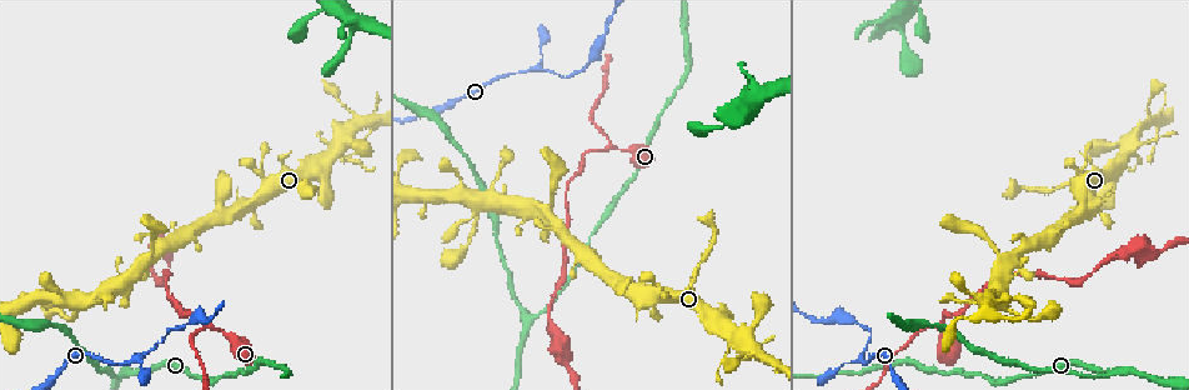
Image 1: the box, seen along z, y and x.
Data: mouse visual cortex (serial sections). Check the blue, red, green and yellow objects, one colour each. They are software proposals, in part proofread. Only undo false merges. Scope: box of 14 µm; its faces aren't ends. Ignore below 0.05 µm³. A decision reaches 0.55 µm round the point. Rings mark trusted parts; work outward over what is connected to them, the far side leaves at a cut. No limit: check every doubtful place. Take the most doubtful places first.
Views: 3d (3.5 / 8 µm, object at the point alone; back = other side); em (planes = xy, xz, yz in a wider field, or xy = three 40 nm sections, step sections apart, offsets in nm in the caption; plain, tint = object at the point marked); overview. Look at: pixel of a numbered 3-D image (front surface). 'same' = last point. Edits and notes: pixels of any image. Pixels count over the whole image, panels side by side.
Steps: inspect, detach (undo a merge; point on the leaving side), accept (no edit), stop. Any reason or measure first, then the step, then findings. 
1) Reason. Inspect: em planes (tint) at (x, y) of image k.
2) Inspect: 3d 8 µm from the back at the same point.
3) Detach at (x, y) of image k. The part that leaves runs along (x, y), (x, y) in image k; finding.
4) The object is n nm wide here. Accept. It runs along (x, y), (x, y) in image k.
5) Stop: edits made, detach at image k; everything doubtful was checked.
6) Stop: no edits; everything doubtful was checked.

Branch point. Inspect: 3d 3.5 µm at (610, 148) of image 1.

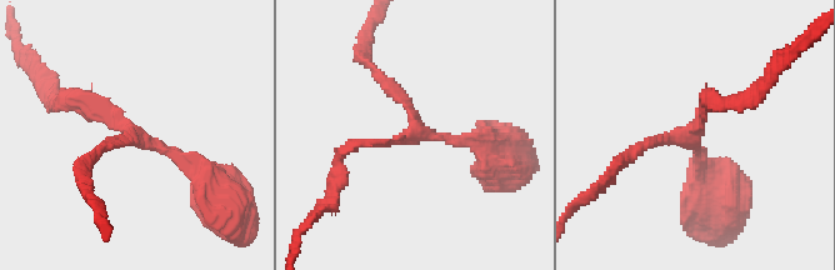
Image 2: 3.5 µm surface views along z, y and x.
3 arms meet here; the arms are 150, 150, 200 nm wide. Inspect: em xy step 2 (tint) at (415, 136) of image 2.

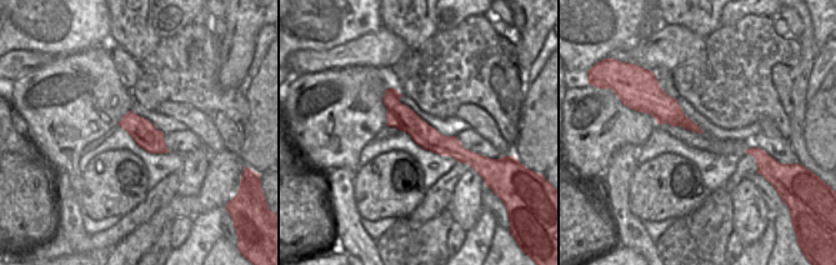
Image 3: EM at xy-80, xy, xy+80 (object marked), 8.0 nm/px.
Inspect: em xy step 5 (tint) at the same point.

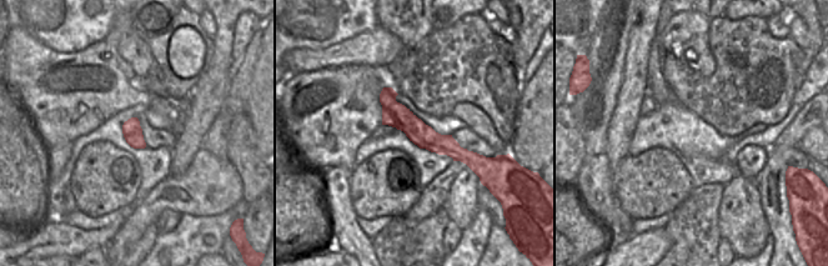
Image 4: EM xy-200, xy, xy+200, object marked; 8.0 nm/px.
Accept. It runs along (205, 175), (86, 99), (68, 99) in image 2; continuous, no second cell.

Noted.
Abrupt turn. Inspect: 3d 8 µm at (137, 358) of image 1.

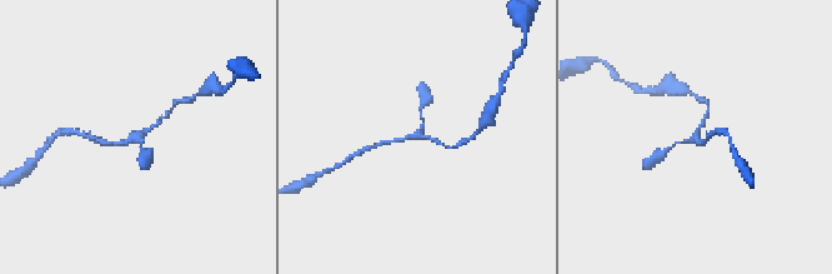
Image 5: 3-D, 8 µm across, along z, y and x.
Zoom in. Inspect: 3d 3.5 µm at (696, 134) of image 5.

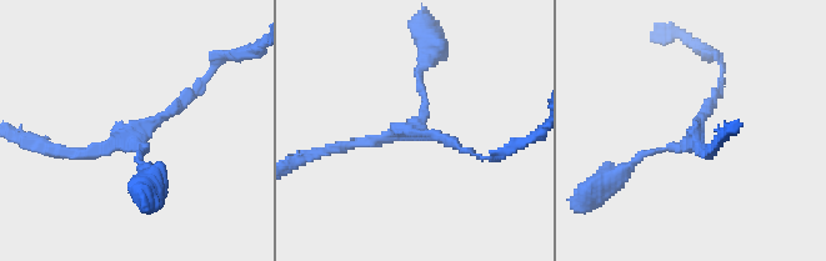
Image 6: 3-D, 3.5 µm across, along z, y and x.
3 arms meet here; the arms are 100, 150, 150 nm wide; now the EM. Inspect: em xy step 5 (tint) at (126, 138) of image 6.

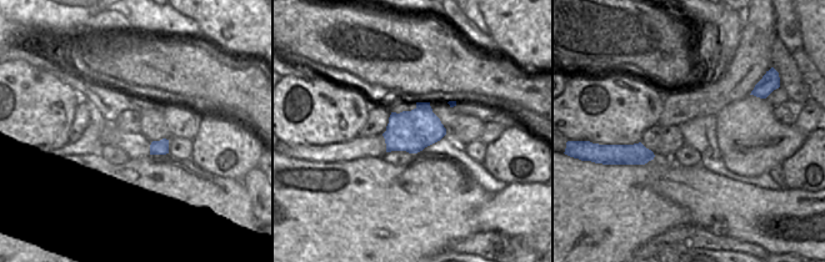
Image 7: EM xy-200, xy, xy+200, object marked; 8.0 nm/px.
The object is 340 nm wide here. Accept. It runs along (50, 149), (104, 152), (188, 90) in image 6; one cell here.

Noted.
Inspect: 3d 3.5 µm from the back at (134, 374) of image 1.

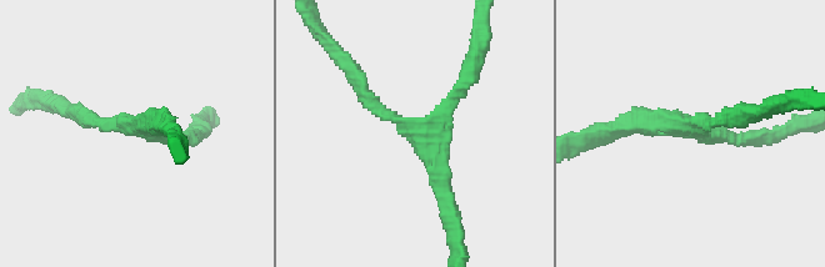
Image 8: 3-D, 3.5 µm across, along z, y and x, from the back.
3 arms meet here; the arms are 150, 200, 250 nm wide; now the EM. Inspect: em xy step 1 (tint) at (140, 129) of image 8.

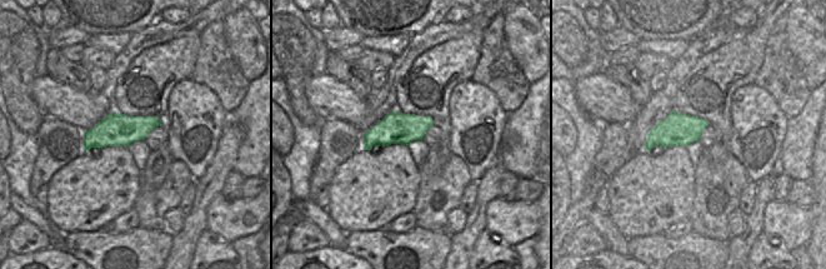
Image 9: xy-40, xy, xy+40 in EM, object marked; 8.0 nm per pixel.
Cut it another way. Inspect: em xy step 5 (tint) at the same point.

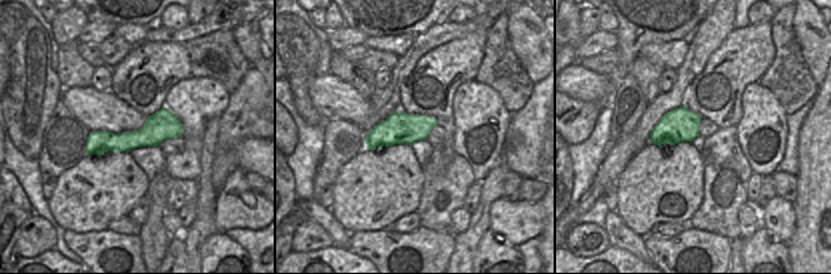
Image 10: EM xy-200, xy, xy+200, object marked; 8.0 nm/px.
Accept. It runs along (80, 114), (176, 141), (191, 136) in image 8; one cell here.

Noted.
Stop: no edits; everything doubtful was checked.

